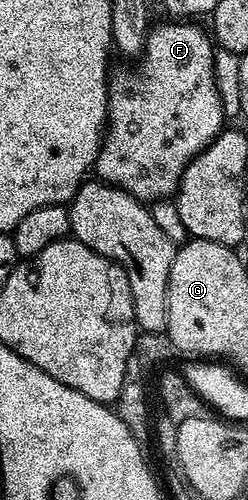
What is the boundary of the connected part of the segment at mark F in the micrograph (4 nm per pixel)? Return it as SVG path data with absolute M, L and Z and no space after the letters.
M170 21L166 26L153 25L149 29L137 70L129 74L120 70L111 75L108 83L108 120L94 165L94 174L99 181L108 182L145 204L168 200L175 195L180 188L182 172L190 160L211 144L226 122L216 87L213 39L196 26L186 26L182 23L185 21Z

